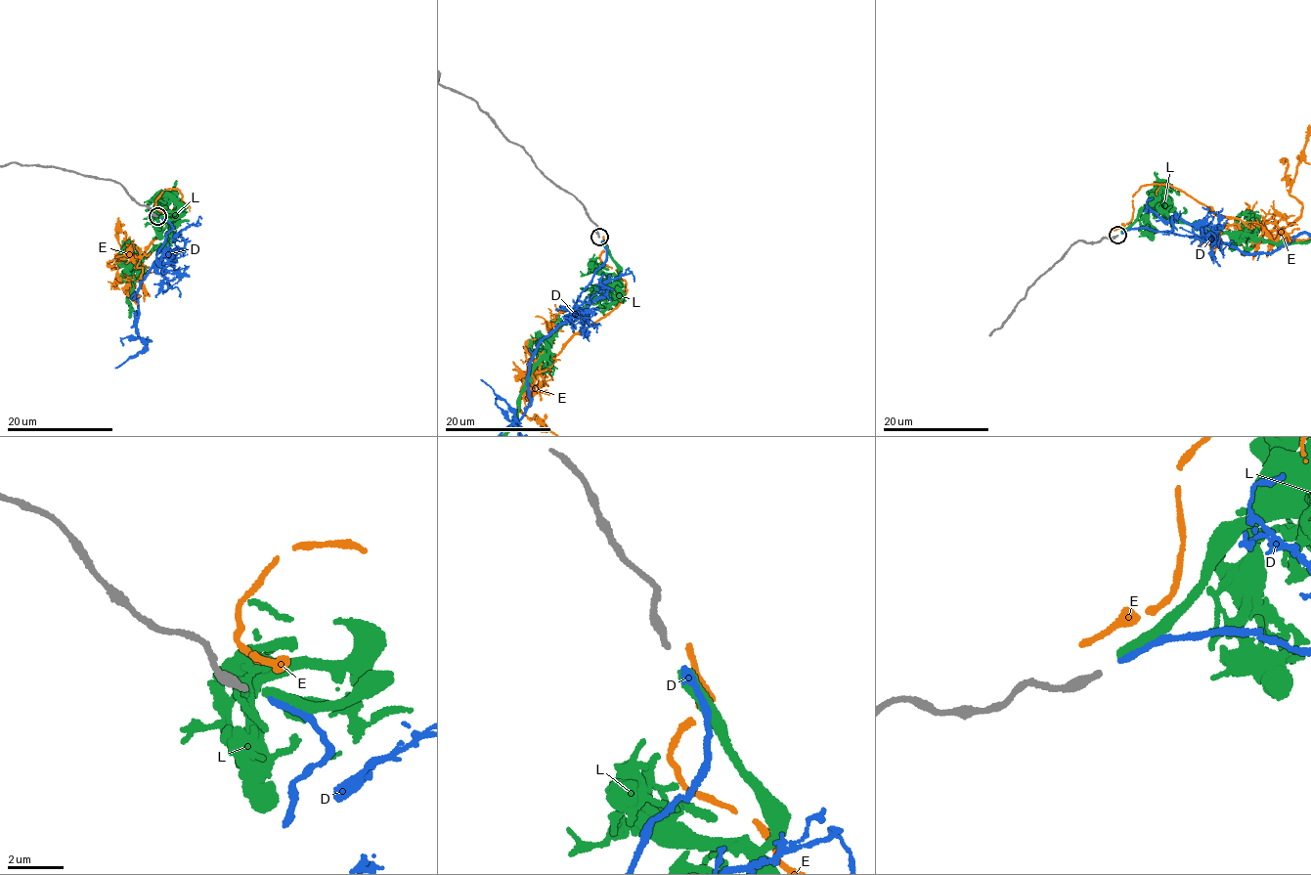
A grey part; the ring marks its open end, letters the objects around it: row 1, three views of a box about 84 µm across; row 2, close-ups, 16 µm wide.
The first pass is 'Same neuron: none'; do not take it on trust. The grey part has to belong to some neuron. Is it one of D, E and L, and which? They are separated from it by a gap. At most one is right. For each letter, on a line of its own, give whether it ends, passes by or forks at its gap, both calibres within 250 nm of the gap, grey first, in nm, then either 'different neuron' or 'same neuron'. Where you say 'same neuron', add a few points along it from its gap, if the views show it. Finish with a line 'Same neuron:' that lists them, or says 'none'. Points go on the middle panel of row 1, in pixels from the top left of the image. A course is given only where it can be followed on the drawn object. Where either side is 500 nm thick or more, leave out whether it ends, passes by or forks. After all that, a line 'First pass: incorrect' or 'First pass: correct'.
D: it ends; calibres 240 and 260 nm; same neuron
E: it ends; calibres 240 and 240 nm; different neuron
L: it ends; calibres 240 and 440 nm; different neuron
Same neuron: D
First pass: incorrect

